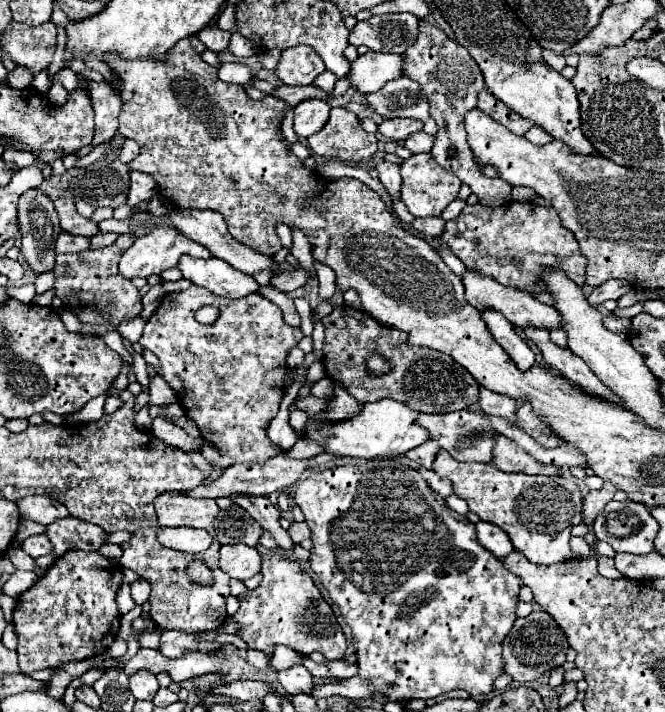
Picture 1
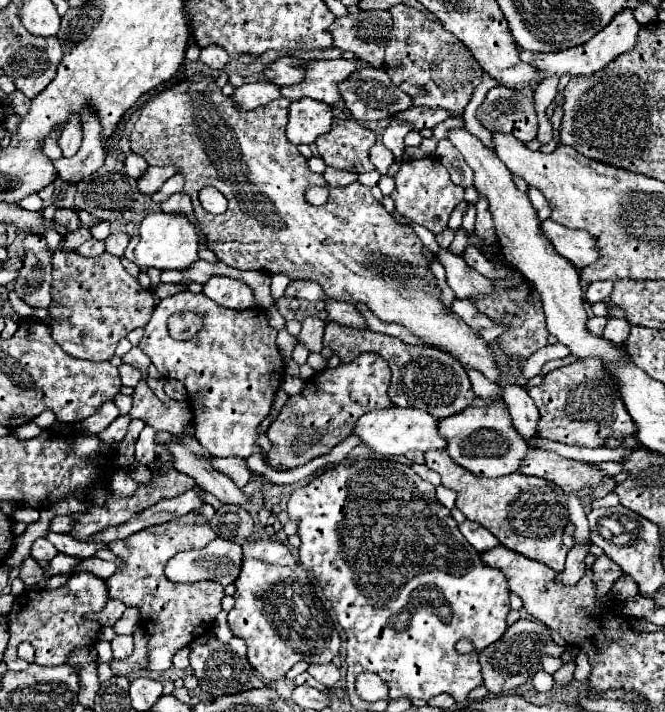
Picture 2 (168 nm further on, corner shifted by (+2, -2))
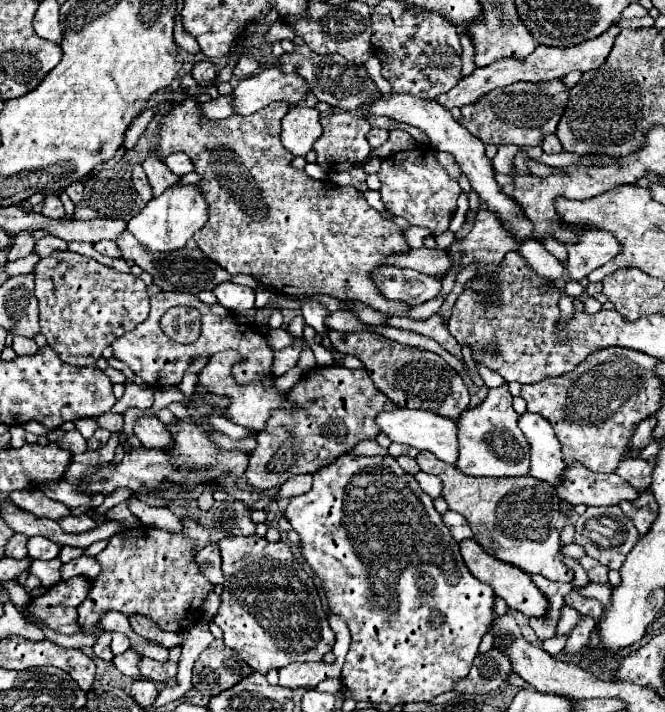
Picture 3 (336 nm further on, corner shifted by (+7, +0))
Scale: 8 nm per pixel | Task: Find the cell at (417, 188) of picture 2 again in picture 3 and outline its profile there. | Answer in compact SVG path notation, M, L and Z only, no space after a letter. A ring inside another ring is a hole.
M420 145L408 151L394 153L382 161L378 177L382 181L380 195L390 213L406 219L410 225L420 225L432 231L432 235L448 229L450 217L456 209L456 199L462 193L458 181L450 179L448 173L438 165L434 149Z

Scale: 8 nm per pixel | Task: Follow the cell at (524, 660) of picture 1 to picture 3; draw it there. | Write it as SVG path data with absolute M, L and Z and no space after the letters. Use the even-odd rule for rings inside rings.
M492 647L488 653L478 653L470 673L464 681L456 683L456 691L484 695L496 691L502 683L506 683L508 675L512 675L512 663L506 653Z

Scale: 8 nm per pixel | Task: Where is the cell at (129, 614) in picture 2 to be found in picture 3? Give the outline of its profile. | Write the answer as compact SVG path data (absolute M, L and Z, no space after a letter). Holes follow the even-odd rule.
M102 631L102 633L100 633L100 637L98 637L96 645L92 647L96 657L106 659L106 661L110 661L110 659L114 657L114 655L112 655L112 651L110 651L110 637L112 637L112 633L110 633L110 631Z

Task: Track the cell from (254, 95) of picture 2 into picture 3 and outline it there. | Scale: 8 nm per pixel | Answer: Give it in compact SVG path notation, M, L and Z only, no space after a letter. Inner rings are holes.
M220 95L218 99L202 103L202 113L208 119L224 119L234 115L234 105L232 105L232 95Z

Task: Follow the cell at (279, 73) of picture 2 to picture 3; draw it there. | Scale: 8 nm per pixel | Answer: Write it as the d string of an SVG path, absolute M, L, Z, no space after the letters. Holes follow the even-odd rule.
M242 55L240 61L236 63L234 67L234 75L240 77L240 79L246 79L246 77L252 77L260 71L260 63L254 59L254 57L248 57L248 55Z

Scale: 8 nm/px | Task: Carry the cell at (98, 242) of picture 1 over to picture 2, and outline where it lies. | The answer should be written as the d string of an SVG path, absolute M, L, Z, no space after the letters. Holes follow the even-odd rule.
M113 233L105 239L105 245L107 245L107 251L111 255L117 255L117 257L123 257L125 249L127 249L127 243L129 243L129 235L127 233Z

